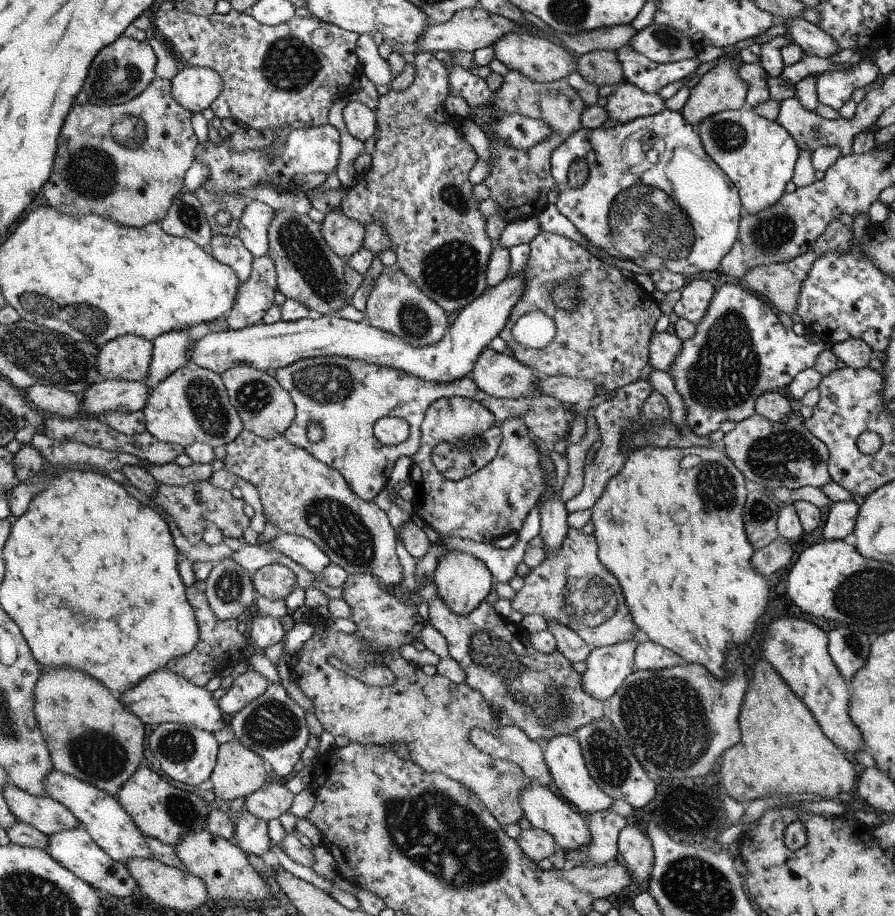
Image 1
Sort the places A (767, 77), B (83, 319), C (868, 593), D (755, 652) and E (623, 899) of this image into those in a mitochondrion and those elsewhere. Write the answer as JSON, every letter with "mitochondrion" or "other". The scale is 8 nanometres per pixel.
{"A":"other","B":"mitochondrion","C":"mitochondrion","D":"other","E":"other"}

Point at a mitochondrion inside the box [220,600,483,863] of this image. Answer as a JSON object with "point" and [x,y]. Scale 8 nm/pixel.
{"point":[271,726]}

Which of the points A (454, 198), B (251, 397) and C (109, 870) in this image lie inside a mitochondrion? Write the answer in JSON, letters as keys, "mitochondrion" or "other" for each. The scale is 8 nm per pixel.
{"A":"mitochondrion","B":"mitochondrion","C":"mitochondrion"}

